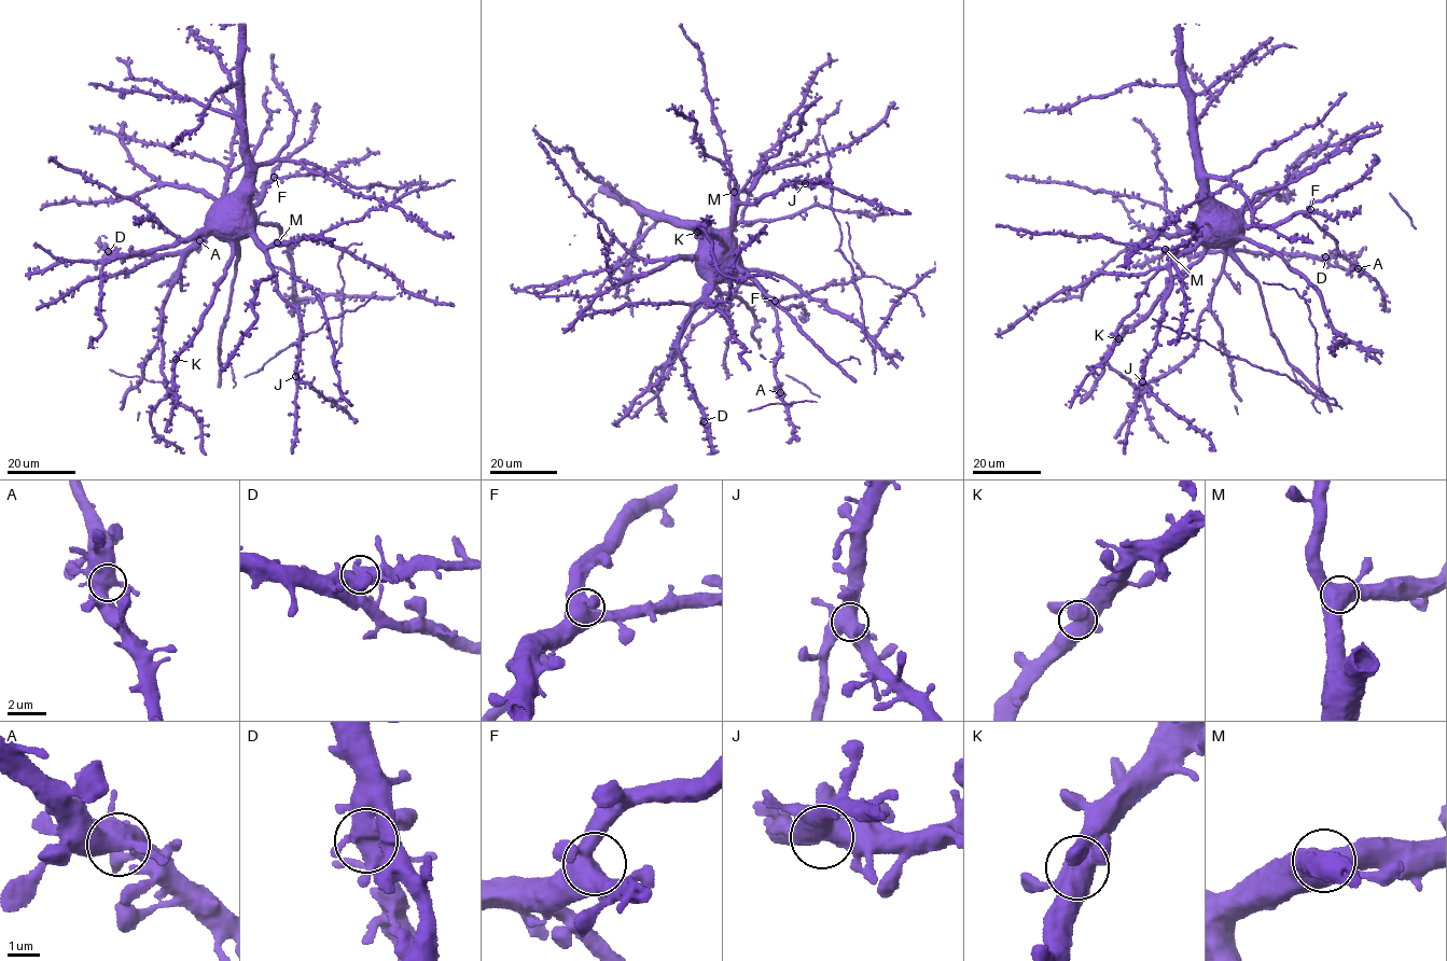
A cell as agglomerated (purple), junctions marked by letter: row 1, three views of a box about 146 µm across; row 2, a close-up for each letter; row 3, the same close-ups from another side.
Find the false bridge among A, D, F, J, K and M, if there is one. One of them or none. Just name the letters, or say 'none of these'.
none of these

